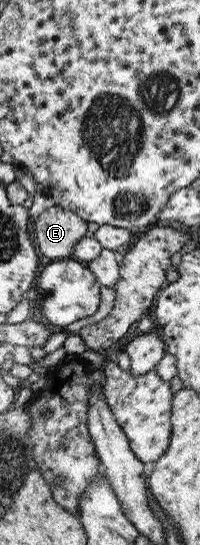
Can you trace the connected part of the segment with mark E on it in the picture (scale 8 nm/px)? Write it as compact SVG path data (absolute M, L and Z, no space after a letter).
M56 204L33 219L33 237L39 253L54 259L71 259L73 247L87 233L86 221Z

